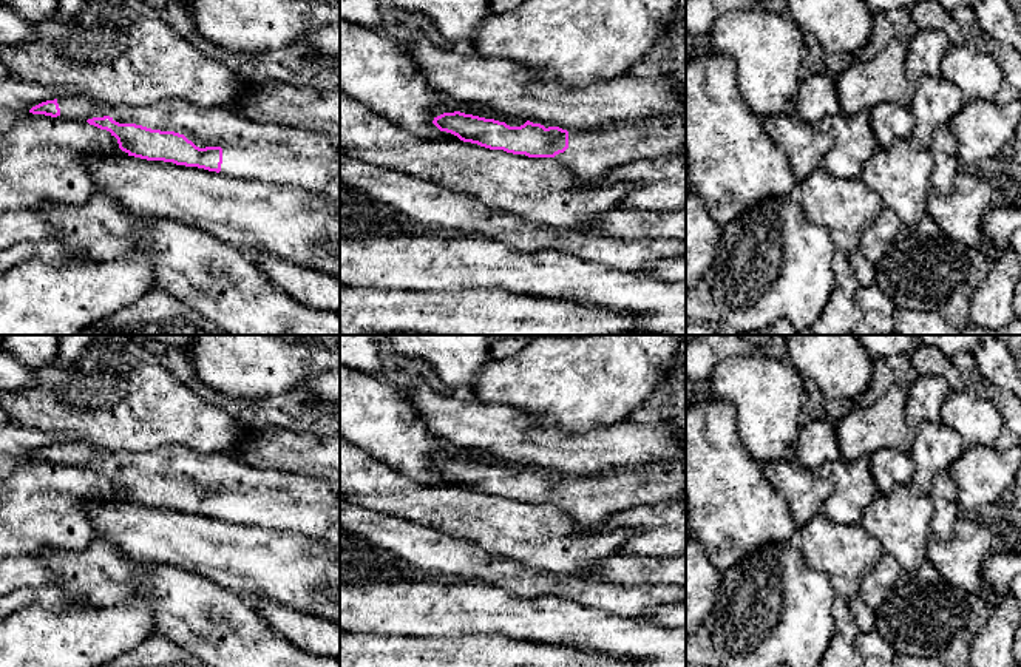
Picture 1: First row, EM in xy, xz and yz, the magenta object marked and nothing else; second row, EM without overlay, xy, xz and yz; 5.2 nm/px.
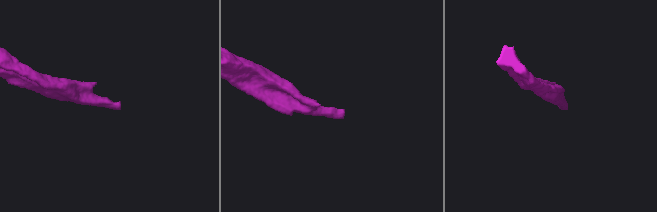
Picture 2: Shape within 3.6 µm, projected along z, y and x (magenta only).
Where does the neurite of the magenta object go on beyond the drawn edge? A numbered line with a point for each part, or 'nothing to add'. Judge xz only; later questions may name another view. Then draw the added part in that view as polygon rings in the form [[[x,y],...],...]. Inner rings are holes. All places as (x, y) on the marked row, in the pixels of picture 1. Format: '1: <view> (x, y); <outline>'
1: xz (590, 155); [[[669,117],[621,128],[568,133],[568,148],[555,156],[582,179],[596,181],[636,159],[686,147],[686,120]]]

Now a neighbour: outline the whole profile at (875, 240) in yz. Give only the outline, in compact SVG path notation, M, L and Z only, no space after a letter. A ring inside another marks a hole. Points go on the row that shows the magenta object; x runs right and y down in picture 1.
M884 207L874 222L862 233L859 250L868 261L877 264L901 225L897 213L890 207Z

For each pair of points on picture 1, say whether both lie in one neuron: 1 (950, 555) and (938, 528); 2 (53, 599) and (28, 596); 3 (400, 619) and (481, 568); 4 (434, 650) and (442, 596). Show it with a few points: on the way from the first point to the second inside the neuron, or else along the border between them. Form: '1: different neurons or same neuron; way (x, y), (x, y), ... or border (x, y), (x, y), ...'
1: different neurons; border (961, 514), (947, 538), (939, 539), (932, 534)
2: same neuron; way (47, 596), (34, 596)
3: different neurons; border (465, 581), (487, 582), (501, 590)
4: different neurons; border (400, 633), (420, 638), (471, 636)

